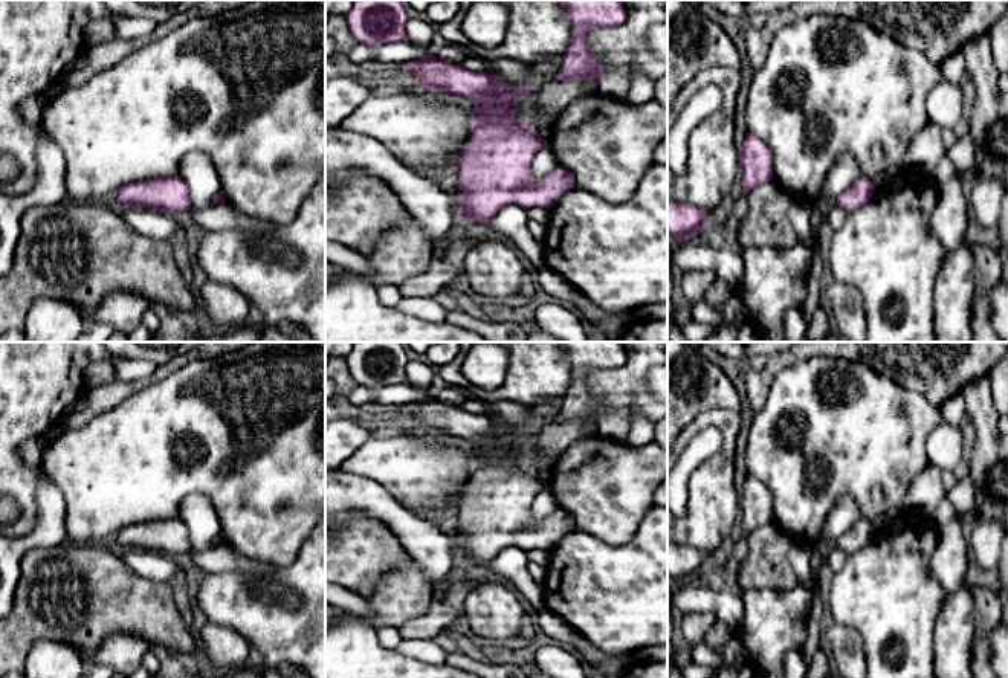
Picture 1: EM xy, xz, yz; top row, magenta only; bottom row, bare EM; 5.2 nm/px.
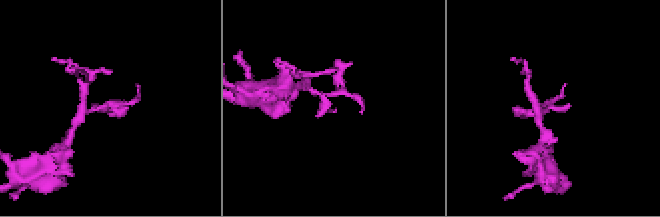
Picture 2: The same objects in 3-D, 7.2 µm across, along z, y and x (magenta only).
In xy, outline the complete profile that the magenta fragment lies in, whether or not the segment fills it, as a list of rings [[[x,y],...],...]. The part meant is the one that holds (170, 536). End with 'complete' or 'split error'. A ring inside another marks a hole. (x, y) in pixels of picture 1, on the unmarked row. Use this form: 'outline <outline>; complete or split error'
outline [[[177,516],[131,524],[119,530],[115,541],[124,550],[148,550],[171,557],[191,551],[189,531]]]; complete

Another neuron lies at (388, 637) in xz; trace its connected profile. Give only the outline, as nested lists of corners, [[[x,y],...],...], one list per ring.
[[[380,626],[377,628],[377,640],[380,646],[385,649],[393,649],[399,646],[399,643],[403,640],[397,628],[393,626]]]

